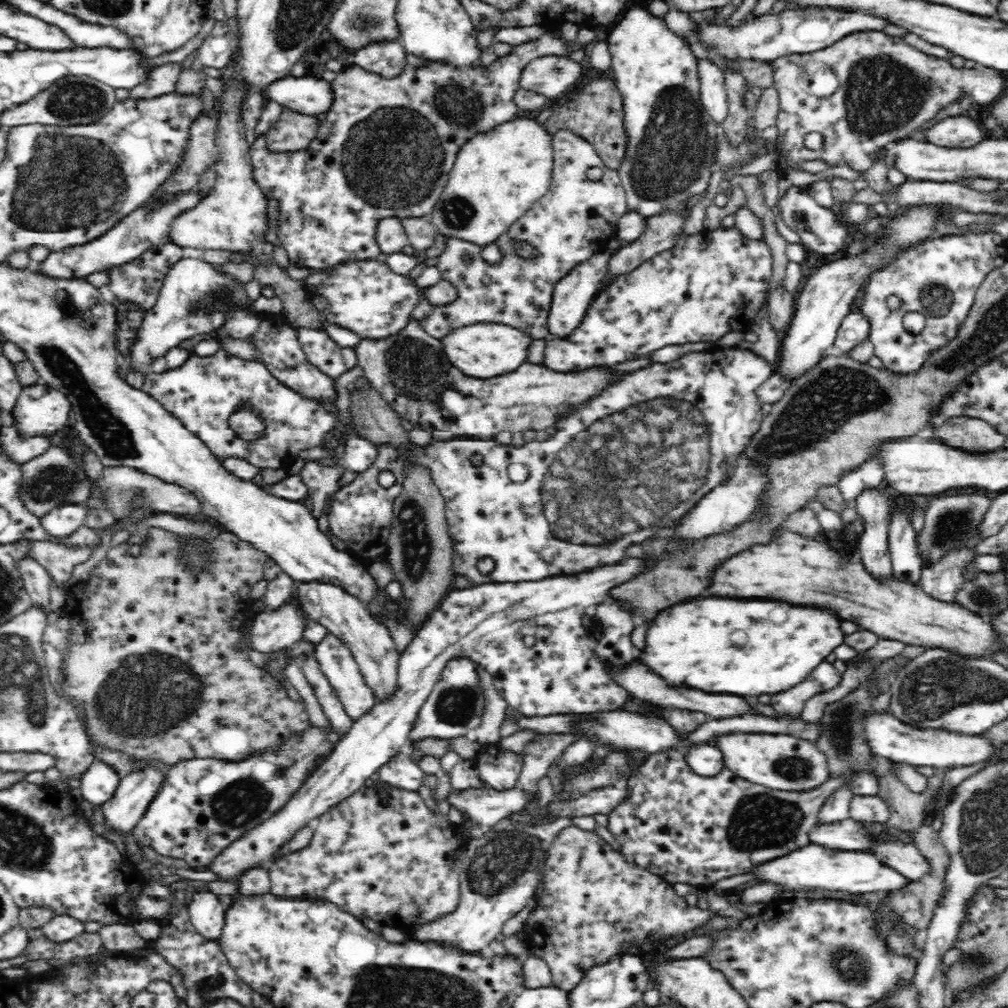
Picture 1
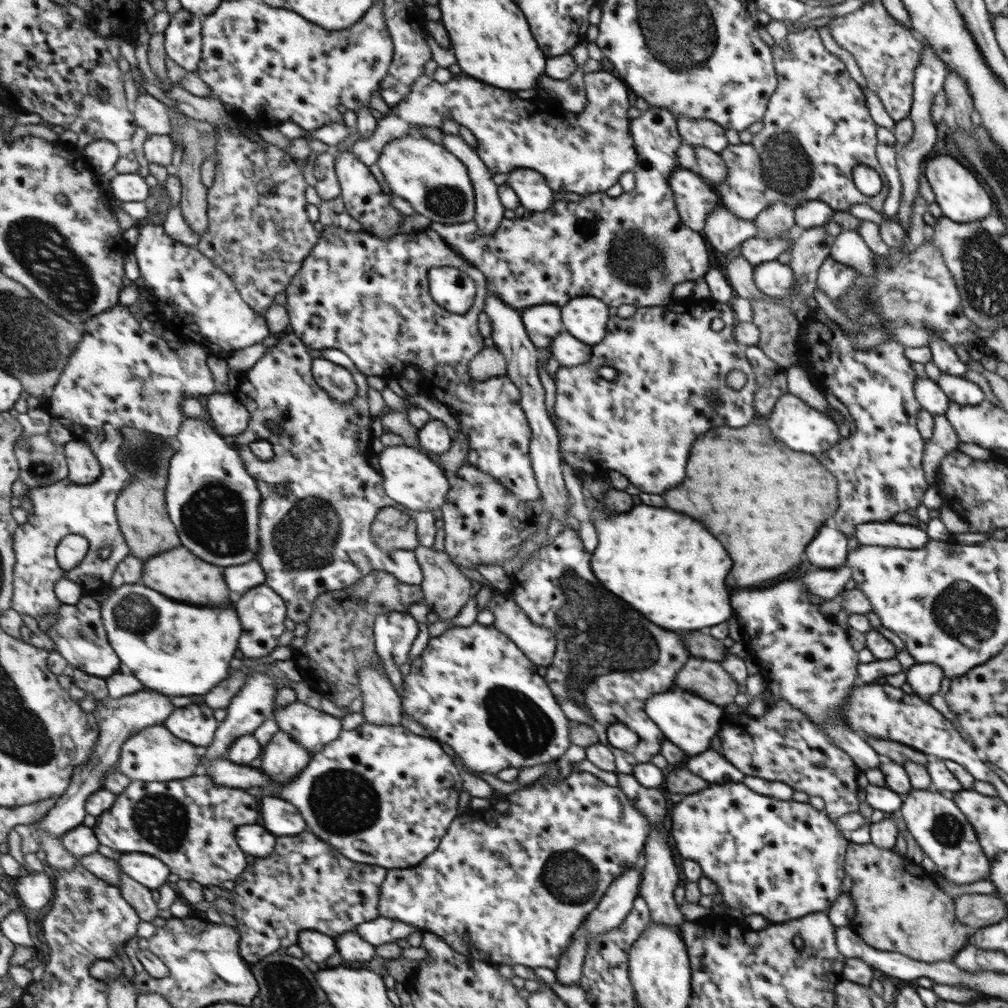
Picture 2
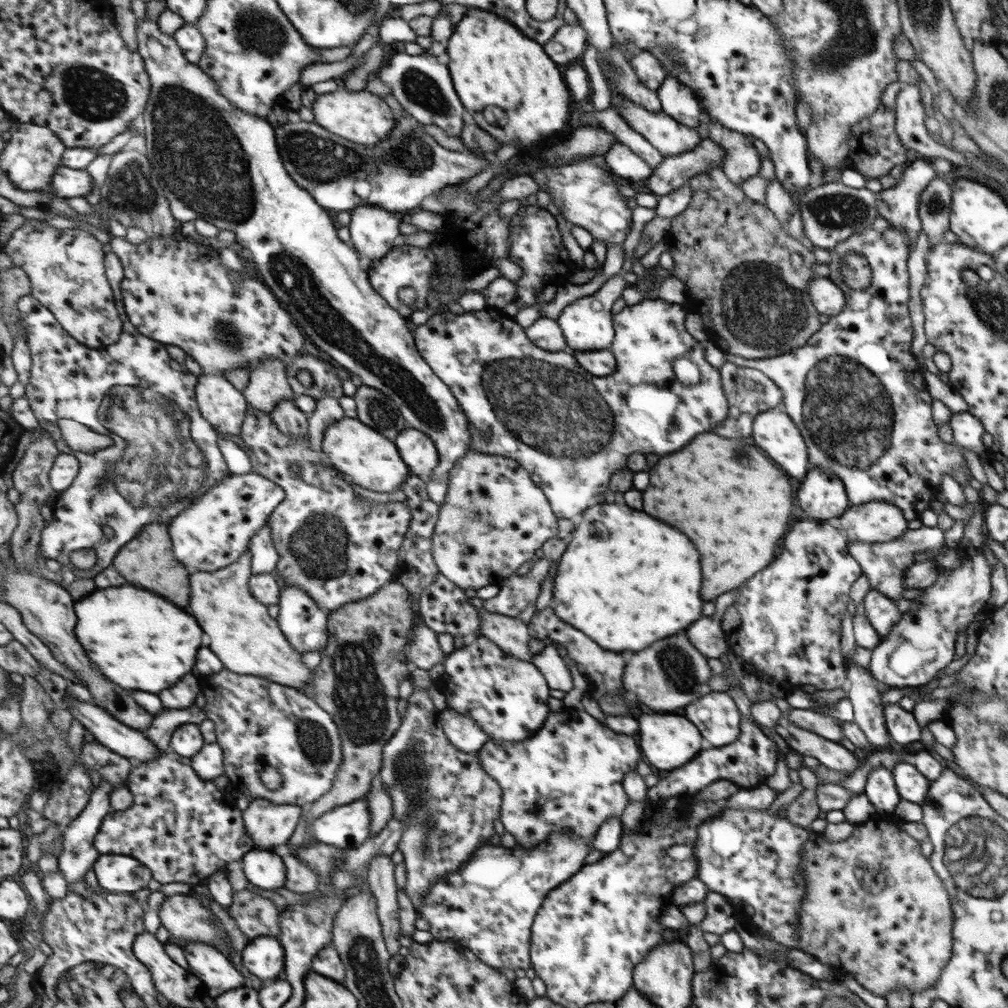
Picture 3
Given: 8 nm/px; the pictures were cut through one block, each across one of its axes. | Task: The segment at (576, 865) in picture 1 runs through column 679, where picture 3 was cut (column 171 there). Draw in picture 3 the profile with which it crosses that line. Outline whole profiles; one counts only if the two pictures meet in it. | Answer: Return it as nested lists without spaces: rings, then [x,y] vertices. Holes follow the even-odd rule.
[[[186,893],[168,896],[164,905],[161,908],[161,914],[163,920],[163,926],[173,934],[176,938],[181,938],[189,943],[205,943],[214,947],[220,948],[224,946],[226,942],[233,942],[233,938],[228,933],[224,921],[220,920],[220,917],[216,916],[214,912],[206,906],[202,900],[192,897]]]

